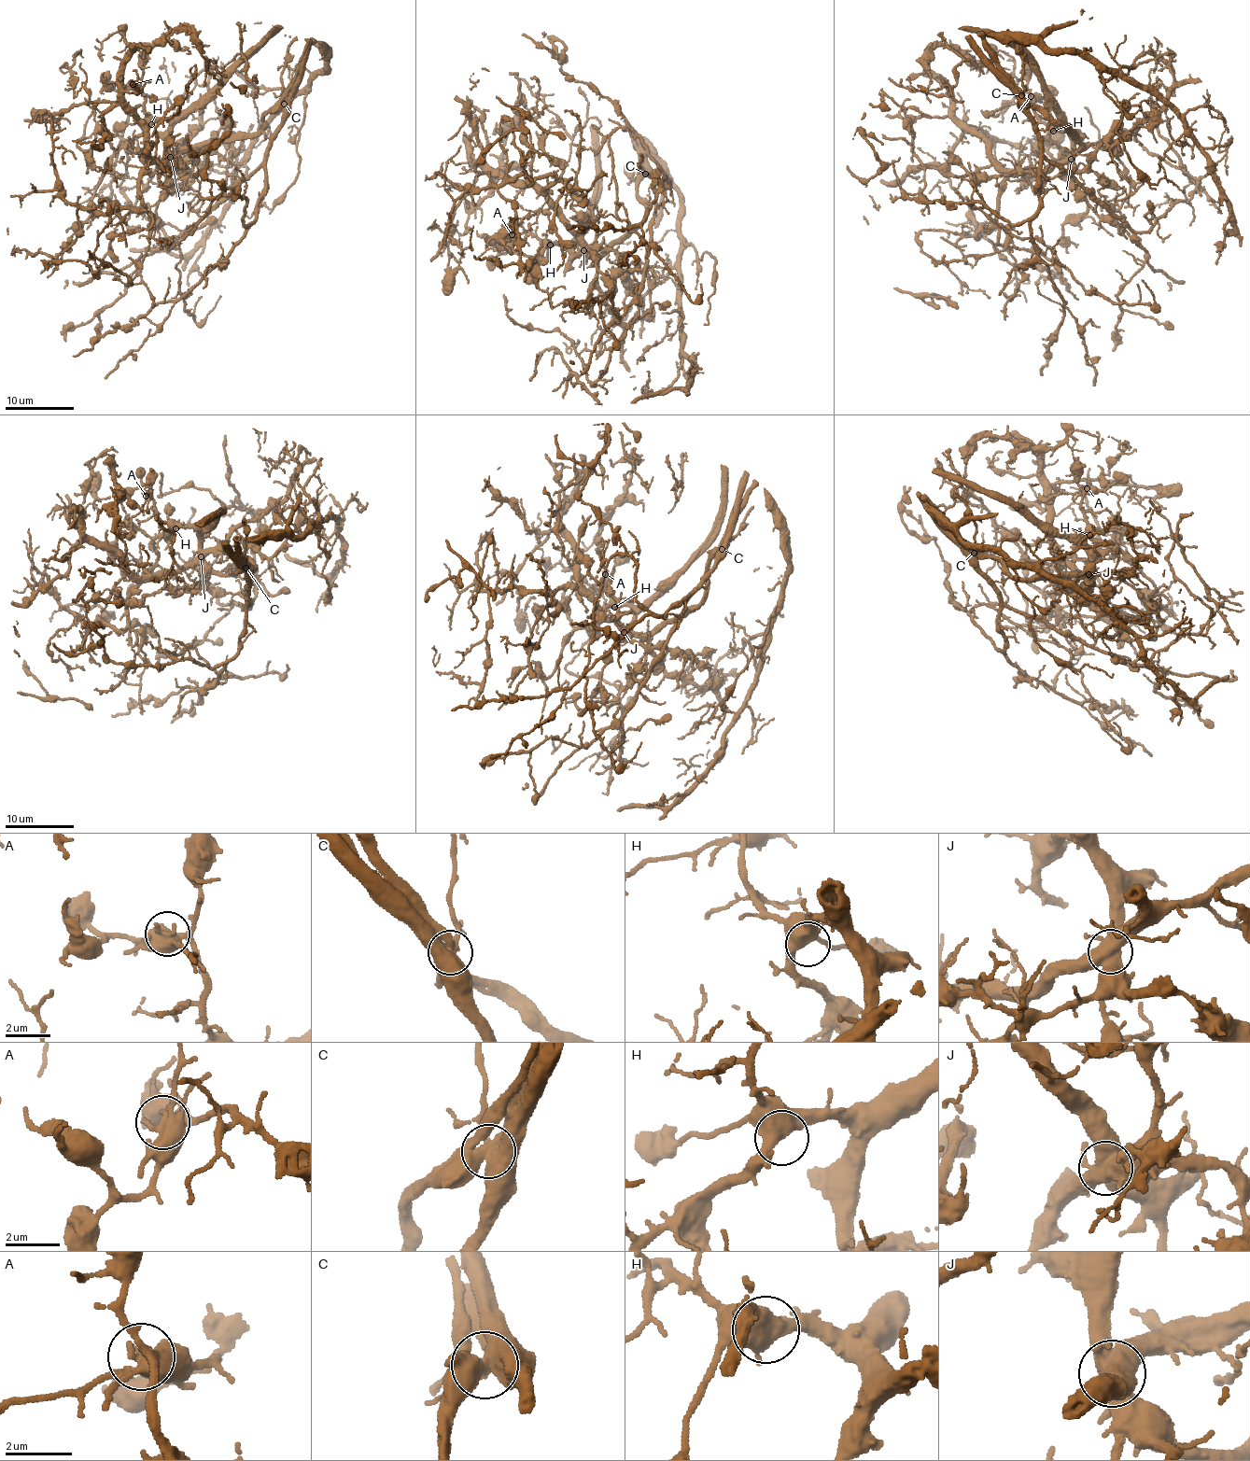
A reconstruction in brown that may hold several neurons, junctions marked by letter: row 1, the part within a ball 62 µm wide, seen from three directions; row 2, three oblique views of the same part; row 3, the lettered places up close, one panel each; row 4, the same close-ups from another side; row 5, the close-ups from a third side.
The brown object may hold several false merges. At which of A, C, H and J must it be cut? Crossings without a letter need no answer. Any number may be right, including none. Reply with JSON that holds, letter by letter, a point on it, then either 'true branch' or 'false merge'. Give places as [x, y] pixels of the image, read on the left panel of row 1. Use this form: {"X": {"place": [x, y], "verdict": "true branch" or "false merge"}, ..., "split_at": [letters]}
{"A": {"place": [133, 84], "verdict": "true branch"}, "C": {"place": [284, 104], "verdict": "false merge"}, "H": {"place": [151, 124], "verdict": "true branch"}, "J": {"place": [170, 157], "verdict": "false merge"}, "split_at": ["C", "J"]}

